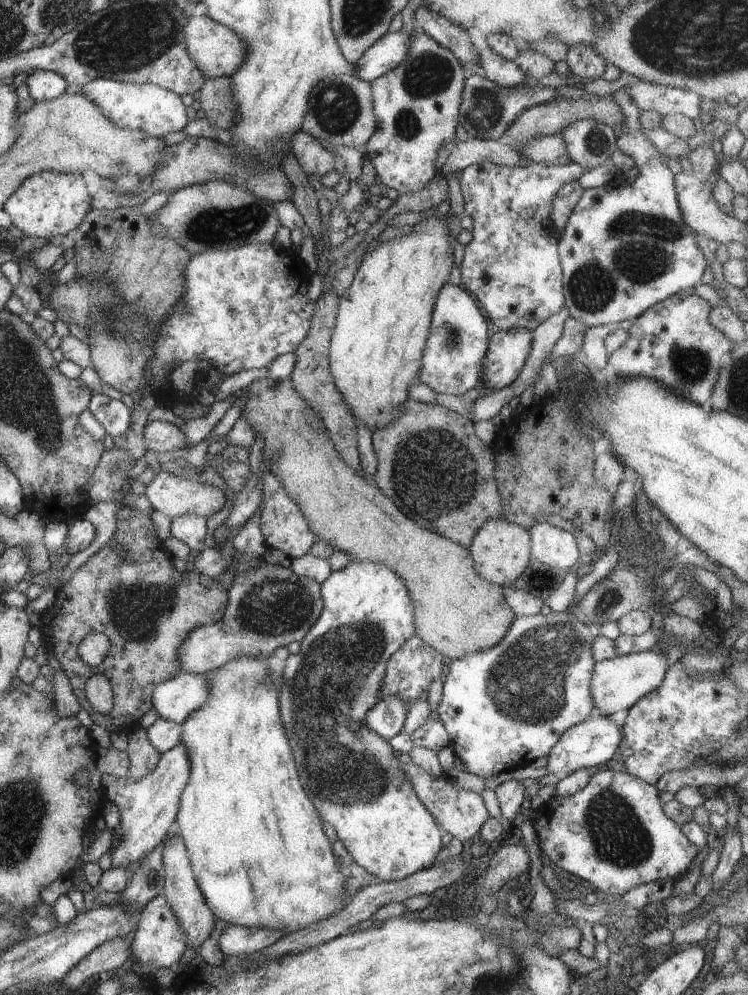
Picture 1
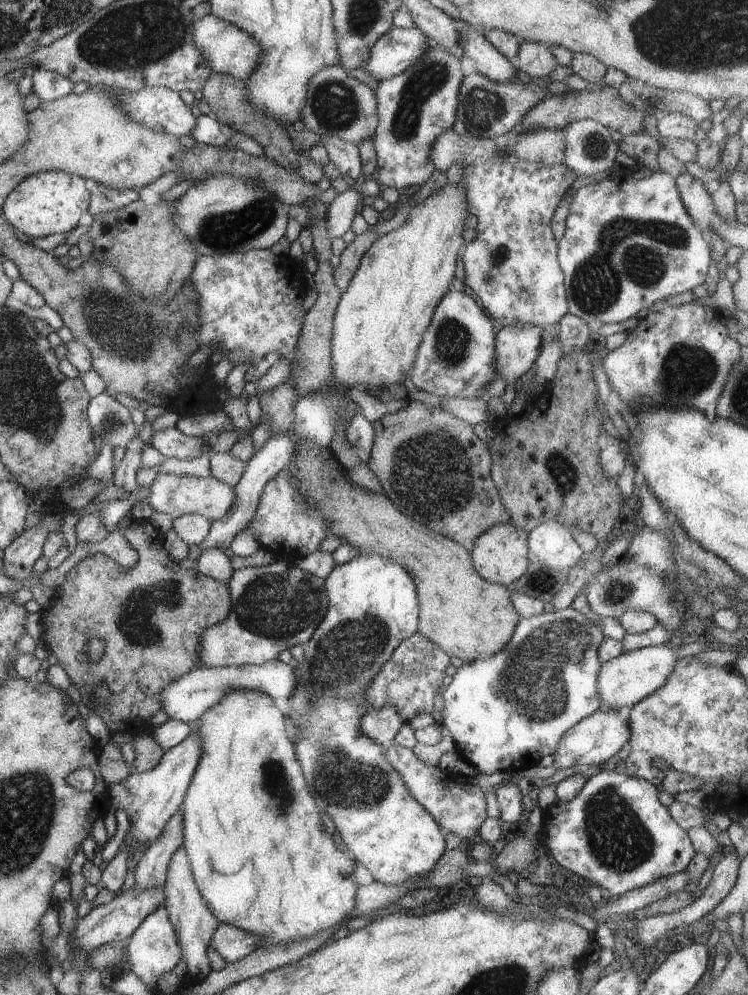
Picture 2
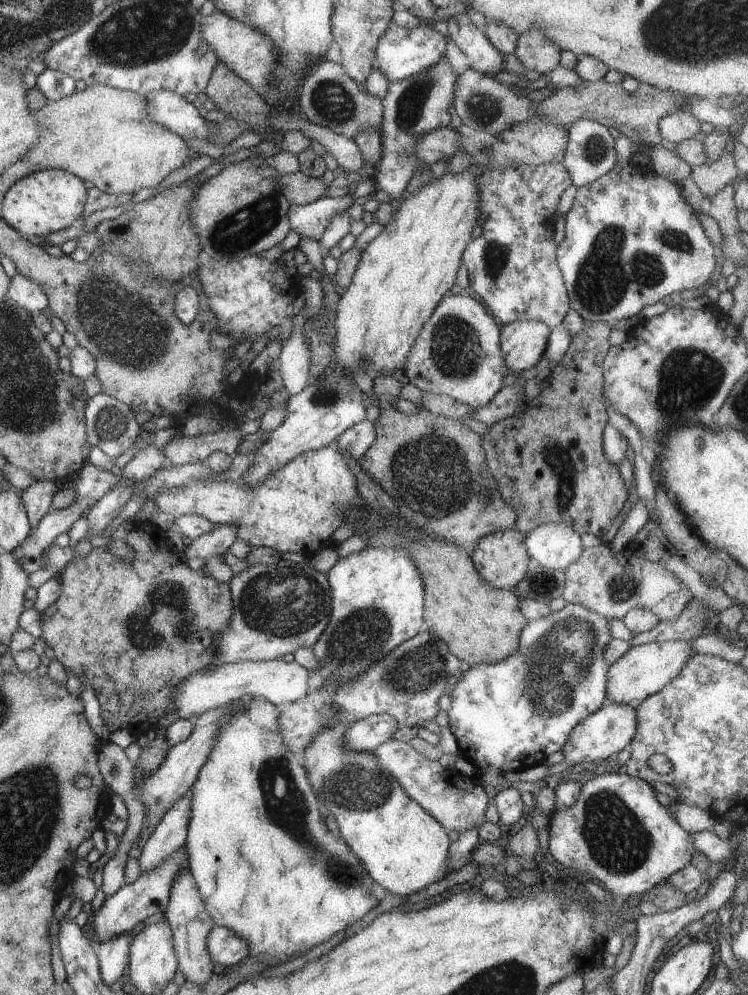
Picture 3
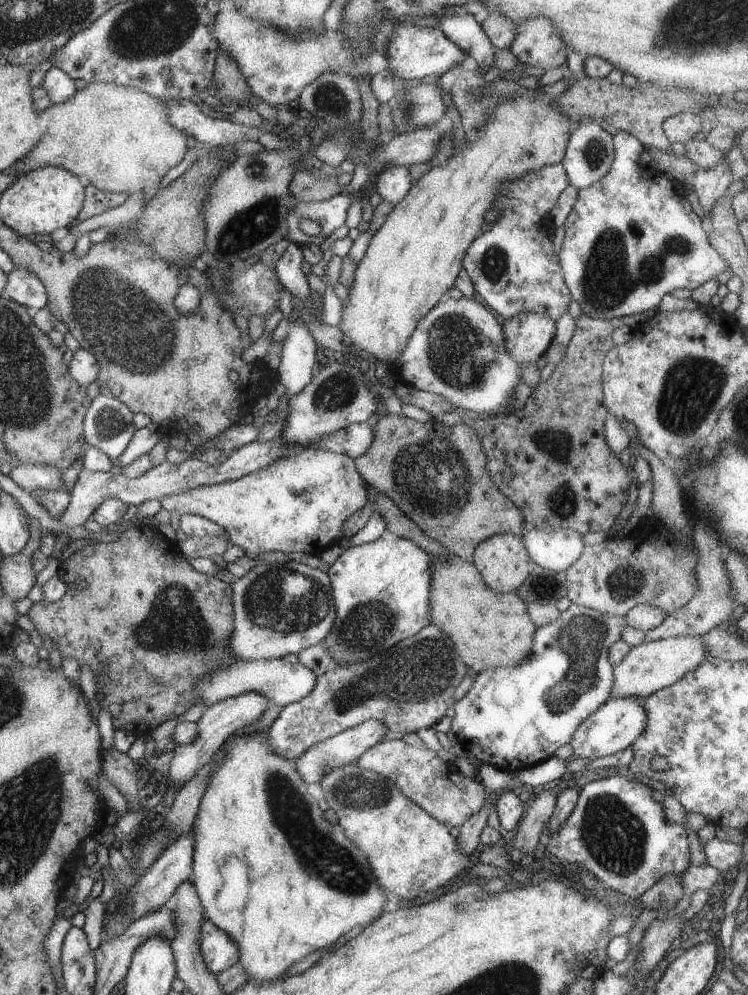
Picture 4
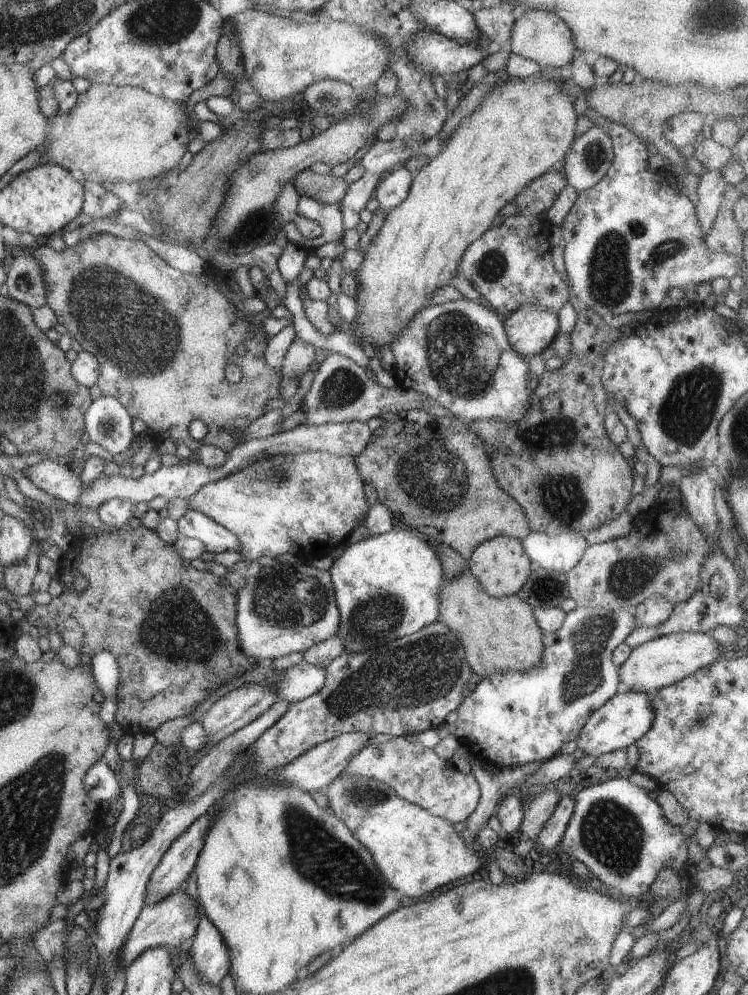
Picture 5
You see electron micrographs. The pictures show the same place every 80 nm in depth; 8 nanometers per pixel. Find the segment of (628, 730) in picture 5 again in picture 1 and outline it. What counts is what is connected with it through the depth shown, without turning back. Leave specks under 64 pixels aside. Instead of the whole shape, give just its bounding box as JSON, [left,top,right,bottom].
[546,713,623,778]

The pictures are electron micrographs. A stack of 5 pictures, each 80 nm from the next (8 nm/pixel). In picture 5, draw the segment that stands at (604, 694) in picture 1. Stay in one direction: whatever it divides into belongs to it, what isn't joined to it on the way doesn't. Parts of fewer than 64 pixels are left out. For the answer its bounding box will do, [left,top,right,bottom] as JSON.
[619,632,724,696]

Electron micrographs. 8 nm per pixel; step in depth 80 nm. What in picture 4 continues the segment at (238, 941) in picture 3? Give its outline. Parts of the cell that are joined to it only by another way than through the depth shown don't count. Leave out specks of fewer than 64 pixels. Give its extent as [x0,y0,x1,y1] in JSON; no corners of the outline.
[198,918,240,975]

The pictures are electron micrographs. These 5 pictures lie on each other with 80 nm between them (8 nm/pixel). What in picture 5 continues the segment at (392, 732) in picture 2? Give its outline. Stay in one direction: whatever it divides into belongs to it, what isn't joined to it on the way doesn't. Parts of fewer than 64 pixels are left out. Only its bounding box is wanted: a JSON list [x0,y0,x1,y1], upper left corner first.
[275,731,375,791]

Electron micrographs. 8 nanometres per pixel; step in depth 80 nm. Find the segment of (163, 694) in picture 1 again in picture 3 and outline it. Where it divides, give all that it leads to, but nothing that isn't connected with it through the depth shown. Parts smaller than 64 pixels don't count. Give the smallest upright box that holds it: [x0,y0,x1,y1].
[173,658,315,721]

